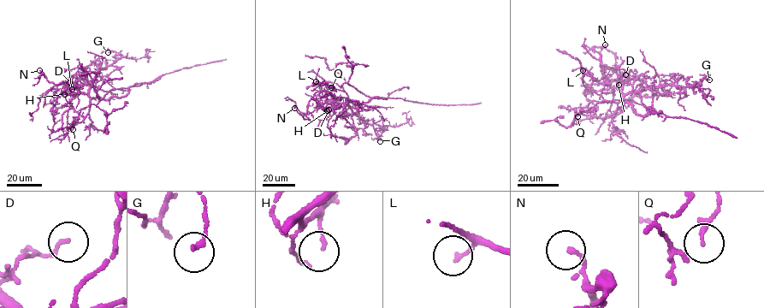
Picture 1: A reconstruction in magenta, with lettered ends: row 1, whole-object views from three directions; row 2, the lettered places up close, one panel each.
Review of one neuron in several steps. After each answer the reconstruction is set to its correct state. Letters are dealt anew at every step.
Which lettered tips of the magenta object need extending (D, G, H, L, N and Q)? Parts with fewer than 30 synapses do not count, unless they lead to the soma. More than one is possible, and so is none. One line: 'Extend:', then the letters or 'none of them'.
Extend: none of them

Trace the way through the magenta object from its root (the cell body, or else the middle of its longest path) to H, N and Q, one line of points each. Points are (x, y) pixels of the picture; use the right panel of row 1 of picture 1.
H: (635, 111), (632, 105), (623, 99), (620, 91), (623, 83), (618, 79), (618, 85)
N: (635, 111), (623, 99), (623, 83), (612, 68), (616, 66), (615, 55), (605, 44)
Q: (635, 111), (626, 102), (594, 100), (588, 105), (589, 111), (583, 111), (577, 116)

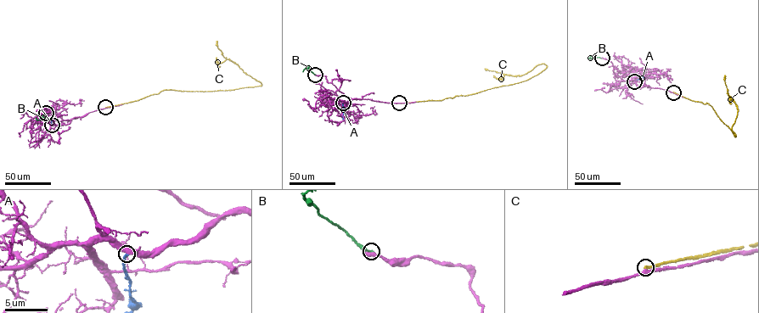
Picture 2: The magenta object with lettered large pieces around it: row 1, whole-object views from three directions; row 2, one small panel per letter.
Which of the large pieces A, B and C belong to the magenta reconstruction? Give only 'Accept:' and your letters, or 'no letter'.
Accept: no letter

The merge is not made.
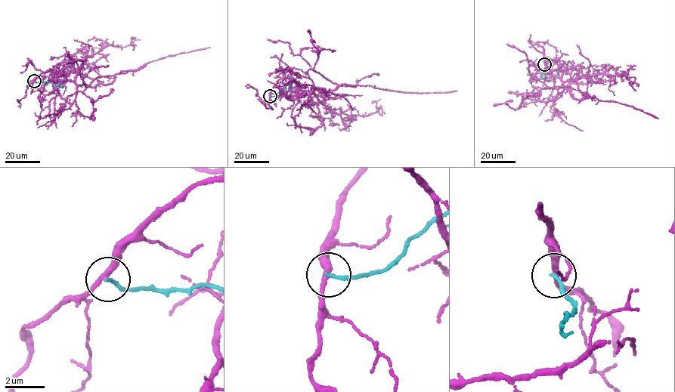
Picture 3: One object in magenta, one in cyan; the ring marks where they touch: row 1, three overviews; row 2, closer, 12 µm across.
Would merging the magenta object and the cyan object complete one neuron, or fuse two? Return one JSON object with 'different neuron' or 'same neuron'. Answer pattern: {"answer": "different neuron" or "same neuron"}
{"answer": "different neuron"}

